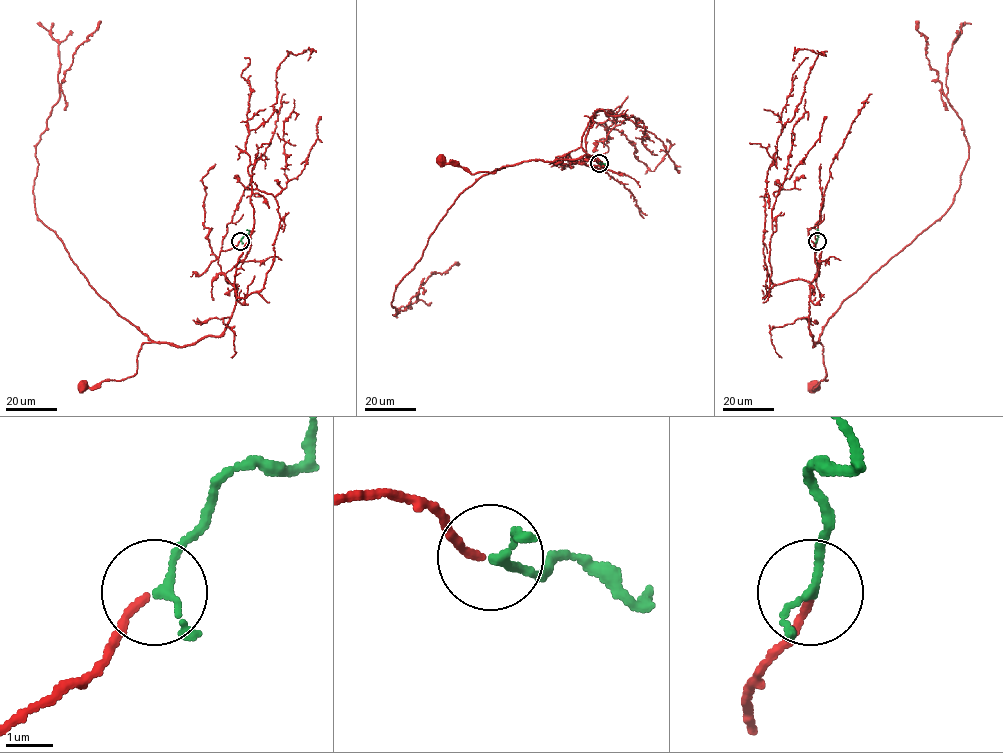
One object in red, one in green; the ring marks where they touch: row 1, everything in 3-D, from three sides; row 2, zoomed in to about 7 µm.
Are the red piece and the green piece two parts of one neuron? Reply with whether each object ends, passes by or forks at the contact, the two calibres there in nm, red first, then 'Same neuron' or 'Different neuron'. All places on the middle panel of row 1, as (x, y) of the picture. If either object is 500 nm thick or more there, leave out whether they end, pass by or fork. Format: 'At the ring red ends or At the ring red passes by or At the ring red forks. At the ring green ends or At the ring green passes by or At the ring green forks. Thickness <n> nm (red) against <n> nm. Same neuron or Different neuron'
At the ring red ends. At the ring green passes by. Thickness 150 nm (red) against 150 nm. Same neuron

